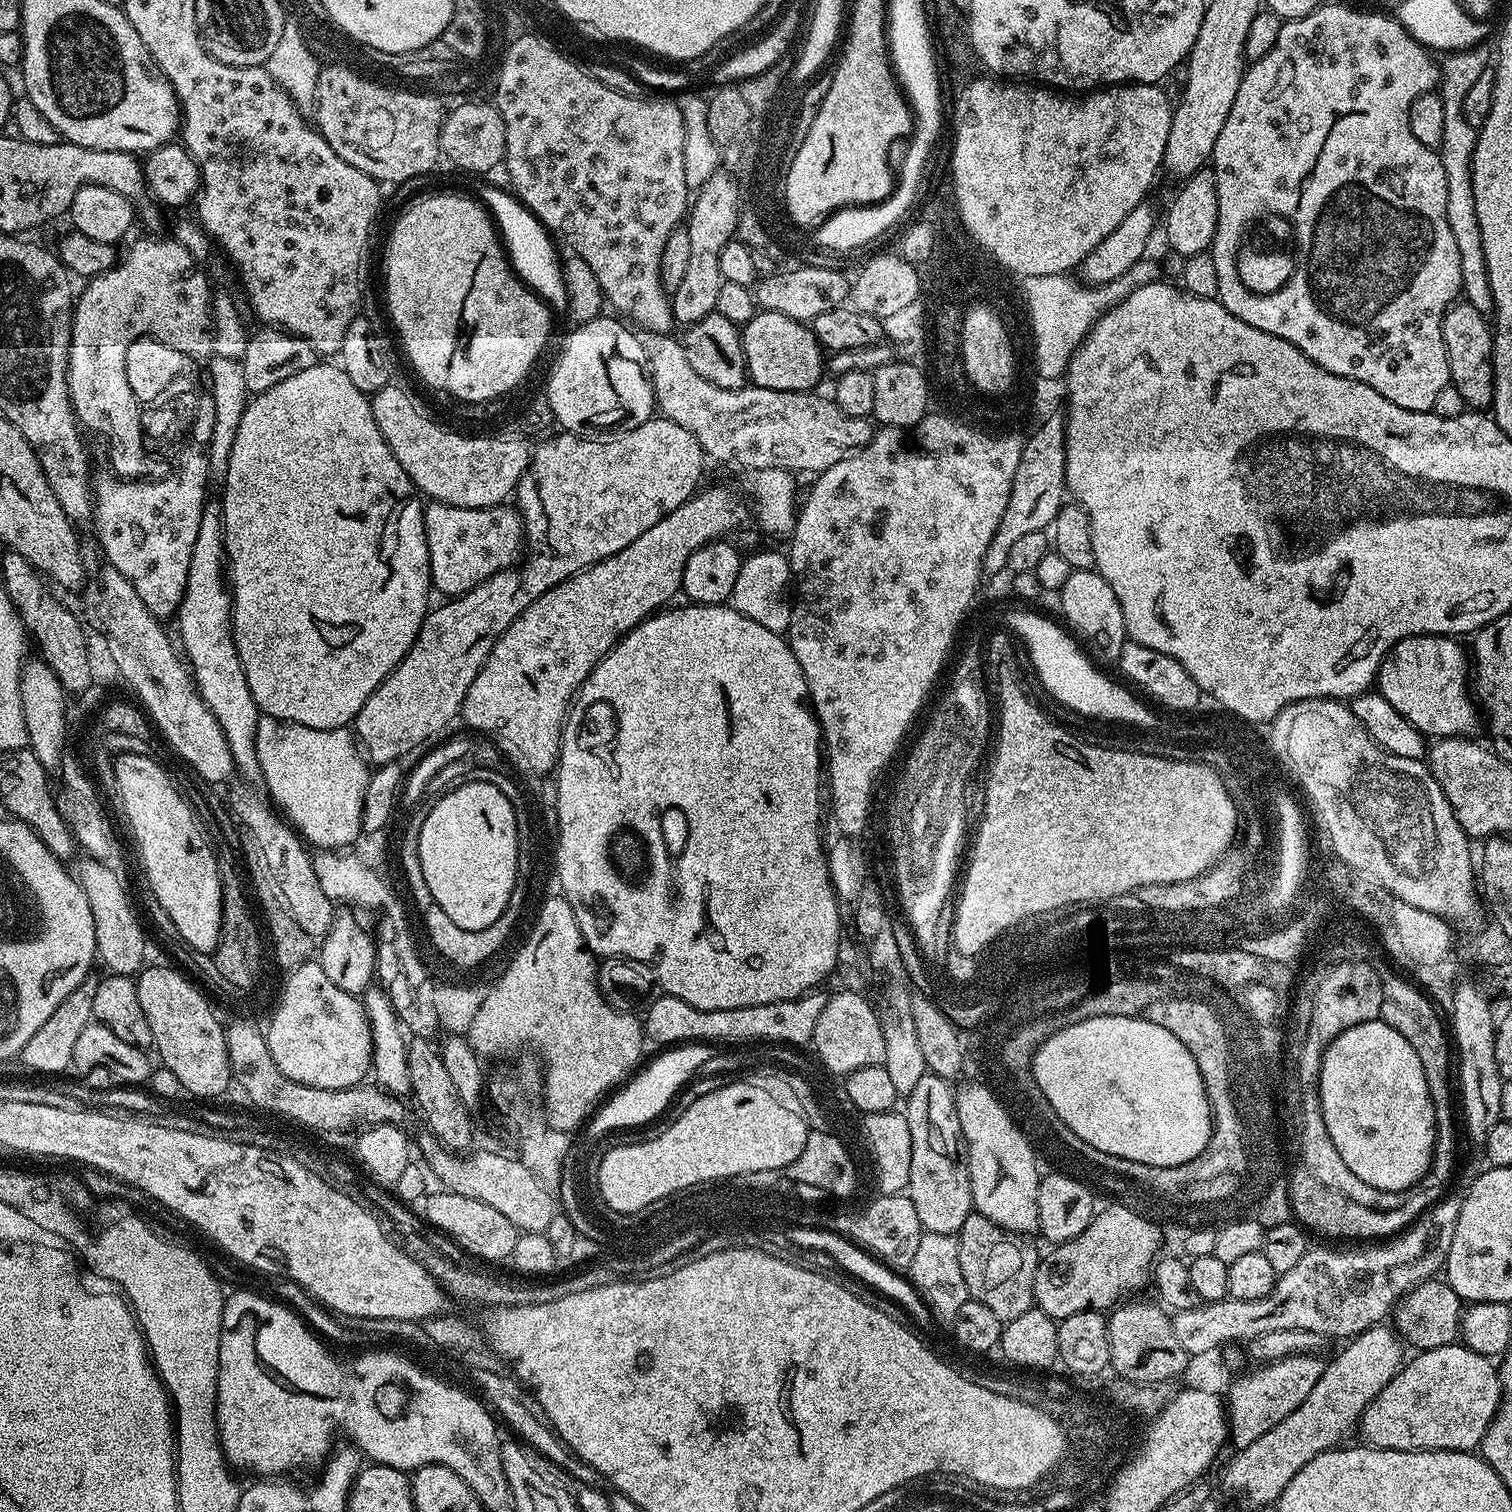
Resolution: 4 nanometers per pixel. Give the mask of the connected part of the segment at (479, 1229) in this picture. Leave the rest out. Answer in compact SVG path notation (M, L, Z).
M447 1190L429 1191L422 1201L424 1216L440 1232L445 1232L460 1248L465 1248L472 1256L480 1260L504 1260L511 1257L518 1231L513 1222L488 1206L486 1202L475 1198L466 1198Z

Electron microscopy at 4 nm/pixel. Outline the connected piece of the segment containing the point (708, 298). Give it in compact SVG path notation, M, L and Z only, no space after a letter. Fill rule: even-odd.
M724 170L716 171L709 180L695 193L690 204L690 211L686 217L686 230L690 234L690 262L686 269L686 275L682 278L682 286L678 290L670 293L672 301L672 319L677 325L691 326L697 324L702 318L706 318L716 311L718 302L718 286L725 282L724 275L720 272L718 258L722 246L730 242L736 235L736 227L740 224L740 190L741 185L736 185L736 180L732 176L727 176Z

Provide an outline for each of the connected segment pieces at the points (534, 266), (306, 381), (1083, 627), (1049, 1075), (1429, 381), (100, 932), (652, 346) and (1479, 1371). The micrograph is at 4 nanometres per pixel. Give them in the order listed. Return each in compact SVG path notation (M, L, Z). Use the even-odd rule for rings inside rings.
M484 188L480 192L479 199L486 205L502 237L512 271L553 309L563 309L565 307L564 273L561 257L556 257L556 248L552 245L553 237L548 229L536 219L535 214L528 211L515 195L505 192L500 188Z
M318 362L314 366L310 366L310 370L290 374L290 378L286 378L286 382L278 382L278 386L270 386L270 390L255 393L249 399L246 410L242 414L242 422L238 426L238 434L234 437L234 446L230 450L228 473L222 477L222 484L224 484L224 496L222 495L224 545L228 551L228 571L232 589L232 633L234 634L234 642L238 646L238 658L242 658L242 670L246 670L246 682L250 682L250 694L254 694L254 702L260 707L260 711L265 717L282 720L285 724L301 724L318 730L343 728L355 721L356 715L362 710L362 706L366 706L366 698L370 698L370 694L374 694L374 690L378 690L381 682L400 665L402 658L415 642L424 617L430 611L428 592L433 591L430 554L426 546L426 530L424 529L424 508L421 505L404 504L408 500L408 495L413 495L414 492L412 479L408 477L406 470L402 470L402 466L398 466L398 458L394 458L390 446L386 446L386 438L382 438L382 430L378 430L378 422L374 422L369 397L362 390L358 390L358 386L354 386L354 382L350 382L350 378L345 374L343 367L333 364L332 362Z
M1073 570L1070 578L1066 578L1066 582L1060 587L1058 599L1060 599L1060 612L1064 615L1063 623L1081 641L1089 640L1090 643L1097 644L1102 659L1119 661L1120 651L1126 643L1126 633L1122 606L1118 606L1118 598L1114 590L1110 590L1110 582L1106 582L1106 578L1102 578L1095 570L1090 572Z
M1137 1016L1122 1017L1092 1017L1089 1020L1079 1021L1077 1024L1066 1024L1064 1029L1058 1030L1054 1038L1050 1038L1047 1046L1042 1046L1039 1054L1034 1054L1034 1075L1040 1076L1042 1091L1048 1092L1048 1096L1056 1103L1058 1112L1064 1116L1067 1123L1073 1123L1077 1132L1082 1137L1092 1139L1108 1156L1117 1156L1122 1159L1130 1159L1134 1162L1149 1164L1155 1168L1163 1168L1166 1164L1176 1164L1177 1158L1193 1160L1197 1152L1201 1152L1208 1139L1212 1137L1212 1108L1208 1105L1208 1095L1202 1082L1202 1074L1186 1046L1170 1034L1162 1026L1154 1022L1139 1020Z
M1325 3L1310 14L1306 14L1306 18L1285 20L1281 23L1278 42L1274 42L1270 54L1266 54L1260 60L1251 61L1247 65L1242 82L1238 86L1238 98L1234 98L1234 106L1230 106L1226 126L1222 126L1222 134L1218 134L1218 142L1214 142L1210 167L1216 173L1216 185L1218 186L1218 226L1212 239L1210 251L1214 258L1214 267L1218 269L1218 299L1226 310L1230 310L1230 314L1242 318L1242 322L1246 322L1258 330L1266 330L1266 334L1274 334L1278 338L1290 342L1295 348L1302 350L1302 354L1306 354L1306 358L1310 358L1315 364L1322 366L1322 370L1362 382L1366 386L1378 390L1378 394L1382 394L1382 398L1390 398L1390 402L1394 402L1394 406L1402 406L1402 410L1430 412L1434 406L1434 398L1443 387L1450 384L1450 366L1446 358L1446 342L1442 338L1442 322L1444 315L1448 313L1453 304L1457 303L1462 292L1462 261L1458 259L1458 246L1454 242L1453 232L1450 231L1450 222L1446 222L1446 170L1442 170L1439 151L1435 148L1422 146L1422 142L1418 142L1418 138L1414 138L1414 133L1410 131L1410 106L1418 97L1433 91L1439 85L1440 65L1435 59L1432 61L1433 53L1416 41L1398 19L1392 16L1391 18L1379 16L1376 12L1355 12L1354 9L1347 8L1344 4L1327 4ZM1276 266L1286 266L1286 272L1282 272L1284 276L1278 278L1278 284L1274 284L1274 288L1264 290L1264 280L1266 282L1274 280L1272 270L1276 270Z
M89 856L83 859L78 870L76 869L76 877L86 894L94 917L97 957L113 975L133 977L143 969L142 953L148 941L147 935L144 935L130 898L119 876L110 868L111 865Z
M652 334L643 341L644 350L648 353L648 371L652 381L652 395L659 415L665 420L678 422L682 430L690 430L698 438L705 457L725 460L728 464L737 464L747 470L761 468L786 468L793 474L812 472L819 474L826 471L834 462L851 456L859 448L865 448L874 435L874 424L868 418L850 418L842 414L840 407L827 395L815 396L815 391L787 392L745 386L743 388L723 388L706 382L686 362L686 350L679 339L672 334Z
M1460 1342L1438 1346L1437 1348L1426 1348L1417 1351L1415 1354L1417 1356L1413 1360L1411 1357L1396 1373L1396 1377L1372 1399L1370 1406L1366 1406L1366 1410L1360 1416L1358 1432L1361 1432L1368 1439L1365 1441L1374 1448L1389 1448L1390 1450L1402 1450L1403 1452L1472 1452L1479 1449L1480 1439L1486 1434L1490 1422L1494 1419L1500 1407L1500 1373L1497 1365L1489 1357L1464 1347L1463 1343Z

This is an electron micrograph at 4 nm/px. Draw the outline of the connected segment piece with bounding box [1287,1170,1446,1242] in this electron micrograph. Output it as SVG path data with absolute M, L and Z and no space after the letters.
M1300 1170L1300 1173L1287 1185L1288 1203L1293 1217L1309 1233L1317 1232L1320 1236L1325 1236L1325 1241L1348 1240L1344 1242L1384 1242L1393 1236L1399 1236L1405 1228L1408 1228L1415 1220L1419 1220L1423 1212L1427 1212L1433 1204L1441 1199L1446 1186L1426 1186L1421 1183L1415 1190L1409 1191L1403 1197L1401 1204L1396 1204L1393 1208L1383 1208L1377 1206L1358 1206L1358 1202L1350 1202L1337 1192L1331 1192L1322 1182L1318 1182L1315 1176L1307 1170Z

